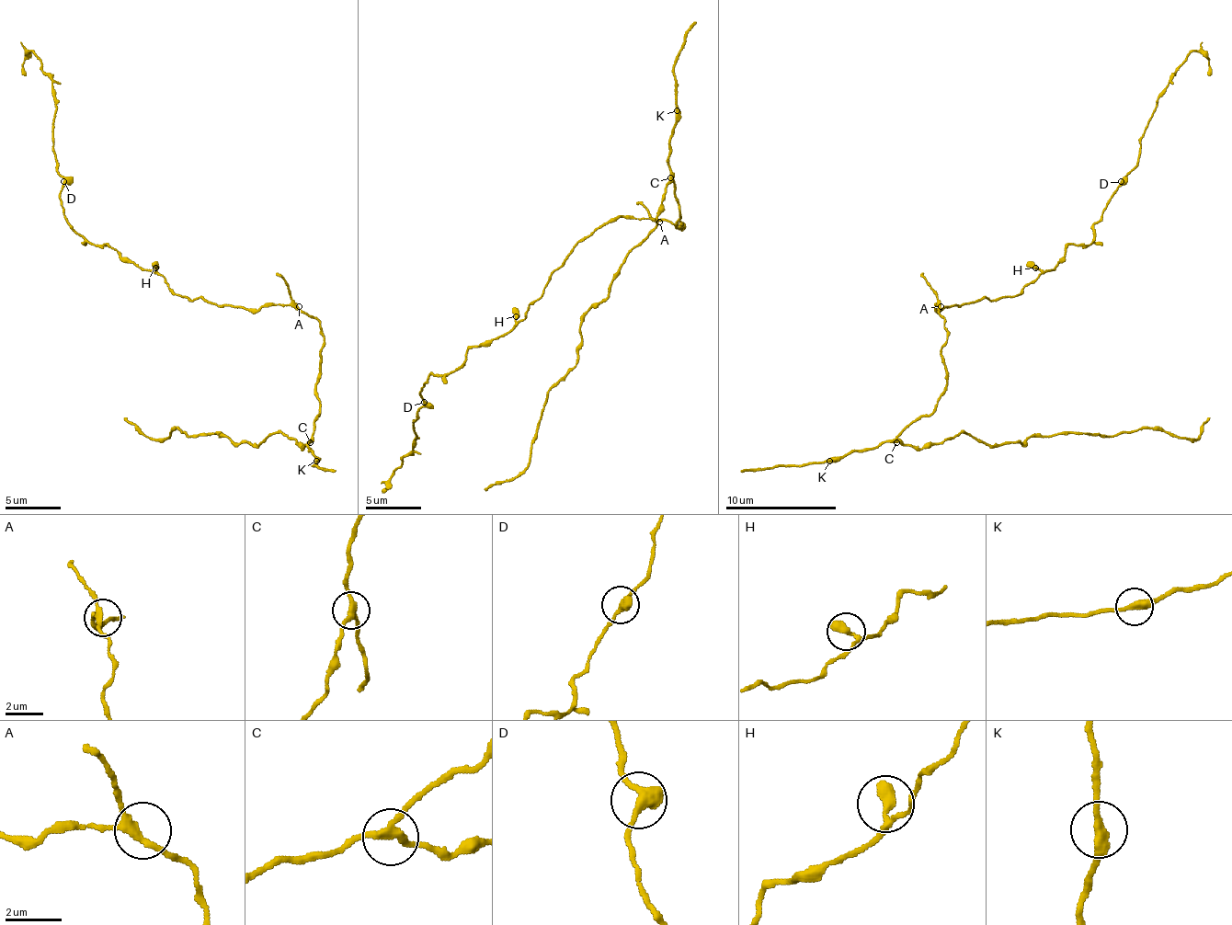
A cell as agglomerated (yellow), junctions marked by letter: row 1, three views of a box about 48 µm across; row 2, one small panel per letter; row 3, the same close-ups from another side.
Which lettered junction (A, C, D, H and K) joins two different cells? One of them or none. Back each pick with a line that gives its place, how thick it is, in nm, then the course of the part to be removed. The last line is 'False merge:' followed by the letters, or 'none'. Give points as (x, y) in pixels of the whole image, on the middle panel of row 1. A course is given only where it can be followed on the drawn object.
False merge: none

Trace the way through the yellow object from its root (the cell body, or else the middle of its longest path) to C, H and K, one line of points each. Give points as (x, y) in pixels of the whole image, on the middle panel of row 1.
C: (656, 219), (667, 219), (684, 227), (681, 222), (678, 227), (676, 224), (678, 199), (670, 177)
H: (656, 219), (621, 216), (598, 224), (552, 274), (527, 316), (519, 322), (516, 316)
K: (656, 219), (667, 219), (684, 227), (681, 222), (678, 227), (676, 224), (678, 202), (667, 164), (676, 111)

